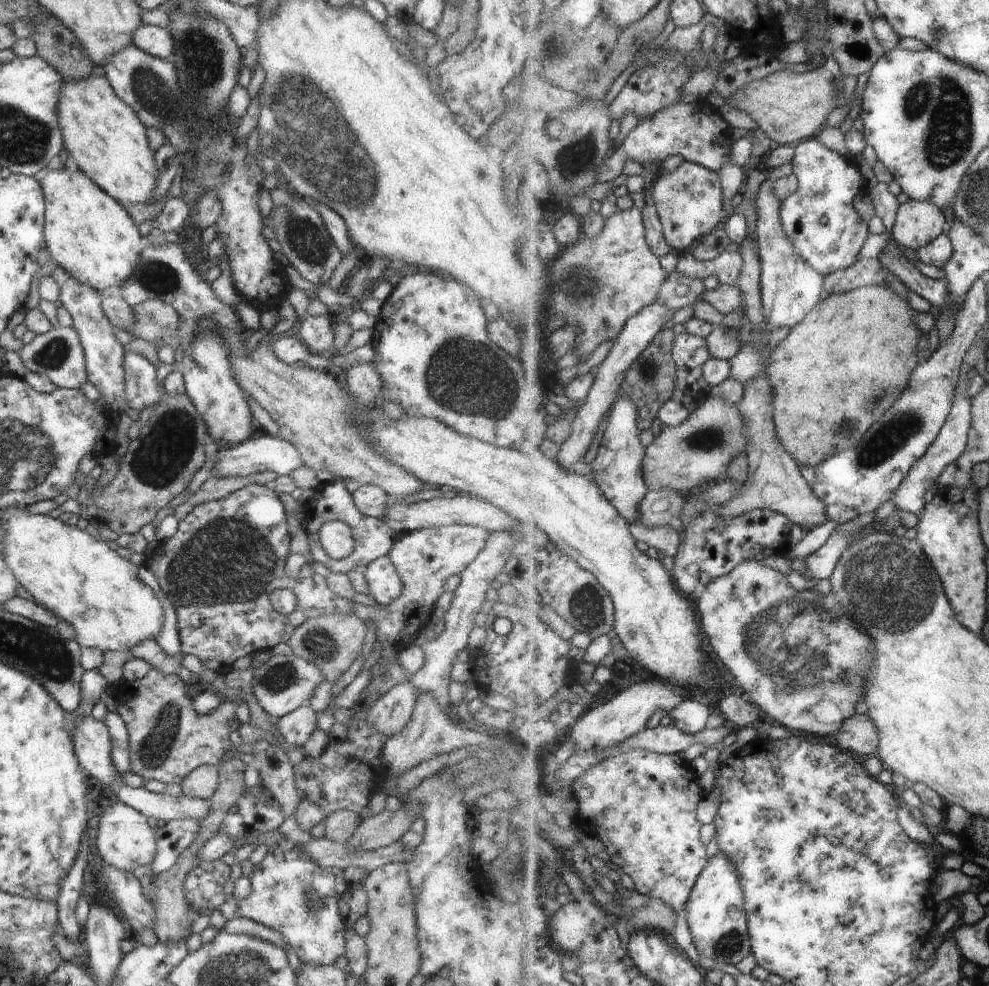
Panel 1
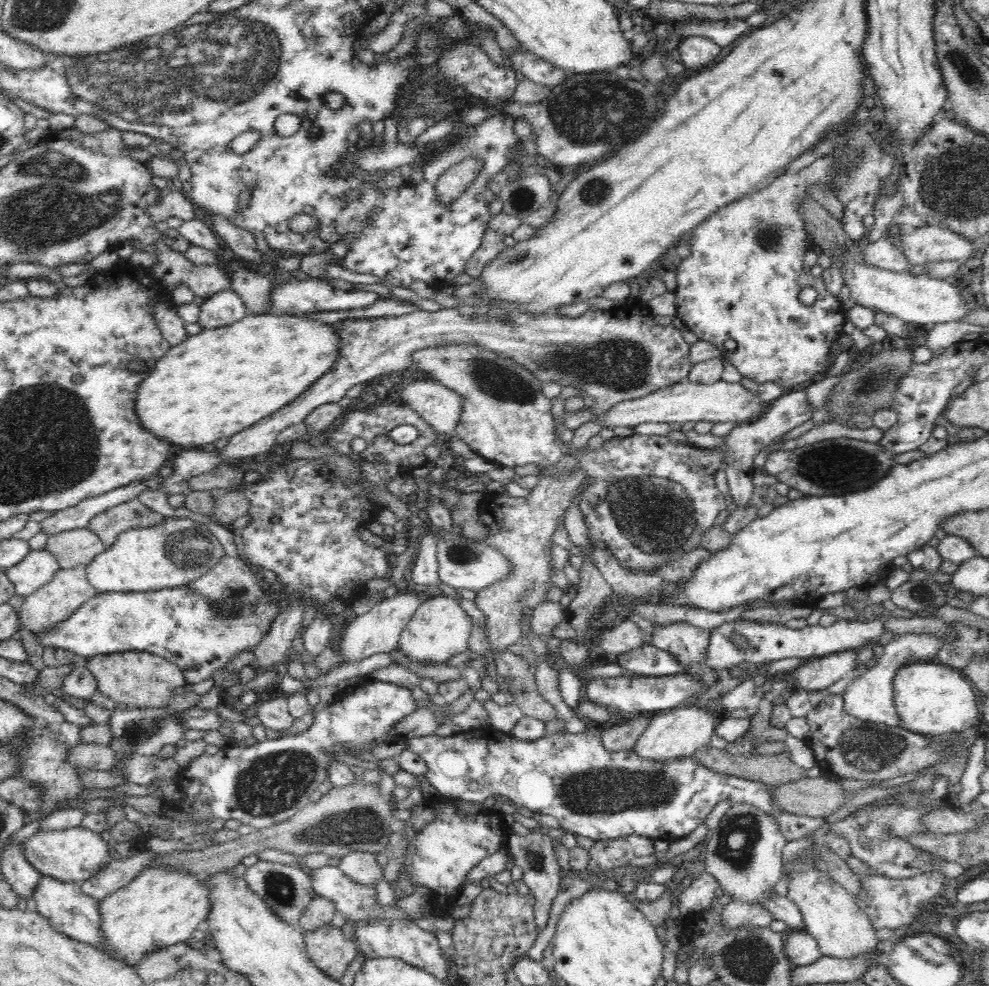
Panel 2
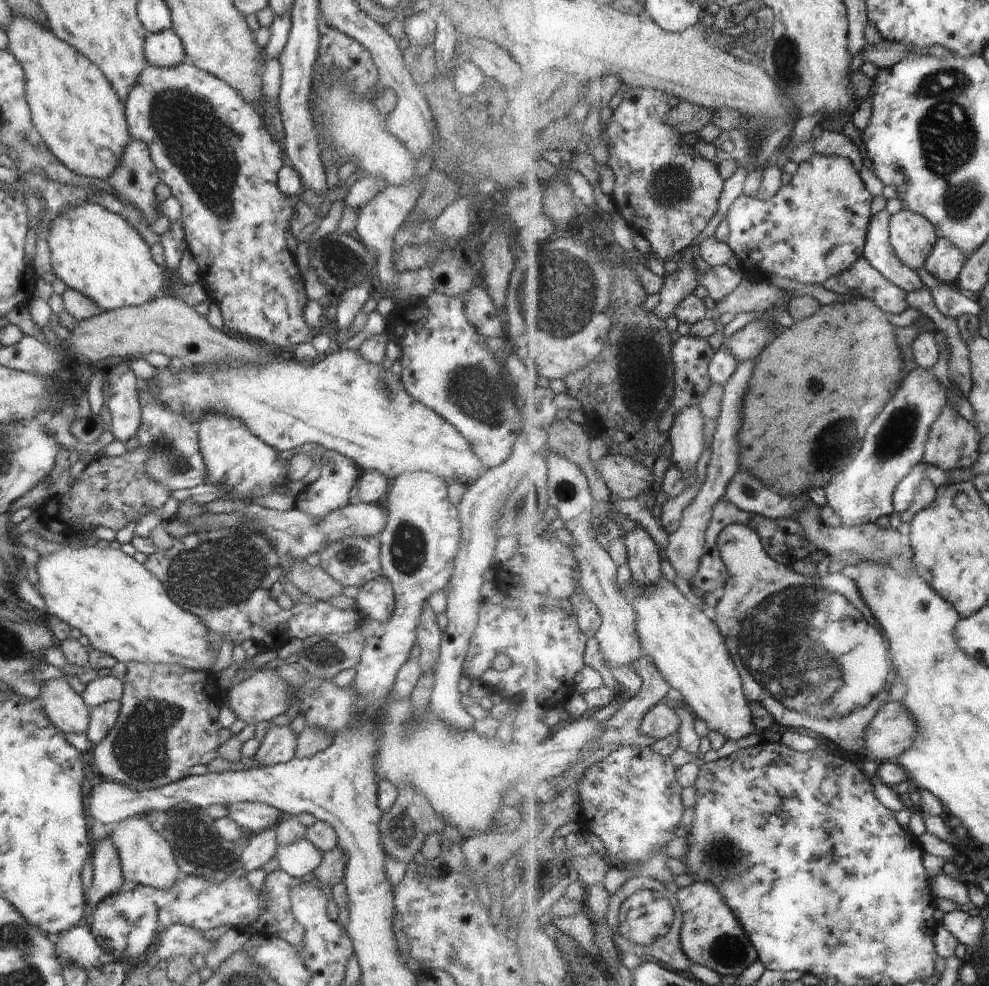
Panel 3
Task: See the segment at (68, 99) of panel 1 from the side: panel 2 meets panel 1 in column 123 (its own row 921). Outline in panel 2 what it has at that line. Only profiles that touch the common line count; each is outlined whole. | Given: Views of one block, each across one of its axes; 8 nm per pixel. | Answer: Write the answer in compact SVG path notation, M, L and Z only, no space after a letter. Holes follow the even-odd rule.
M178 869L142 870L133 882L100 903L102 935L106 939L104 953L135 968L151 951L192 938L192 933L204 925L212 910L206 879Z

